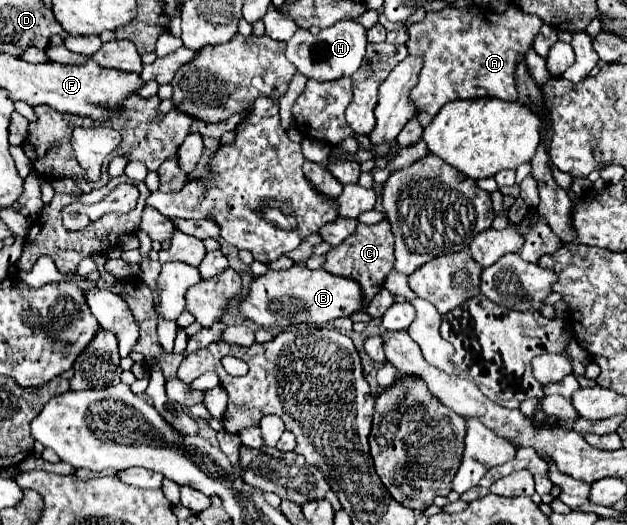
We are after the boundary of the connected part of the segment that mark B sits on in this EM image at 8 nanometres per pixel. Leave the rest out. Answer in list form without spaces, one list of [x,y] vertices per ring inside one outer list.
[[[295,263],[287,271],[267,271],[251,281],[249,293],[237,301],[239,315],[265,329],[283,329],[289,325],[329,325],[339,317],[349,317],[363,307],[361,287],[345,277],[331,275],[323,269],[305,269]]]

